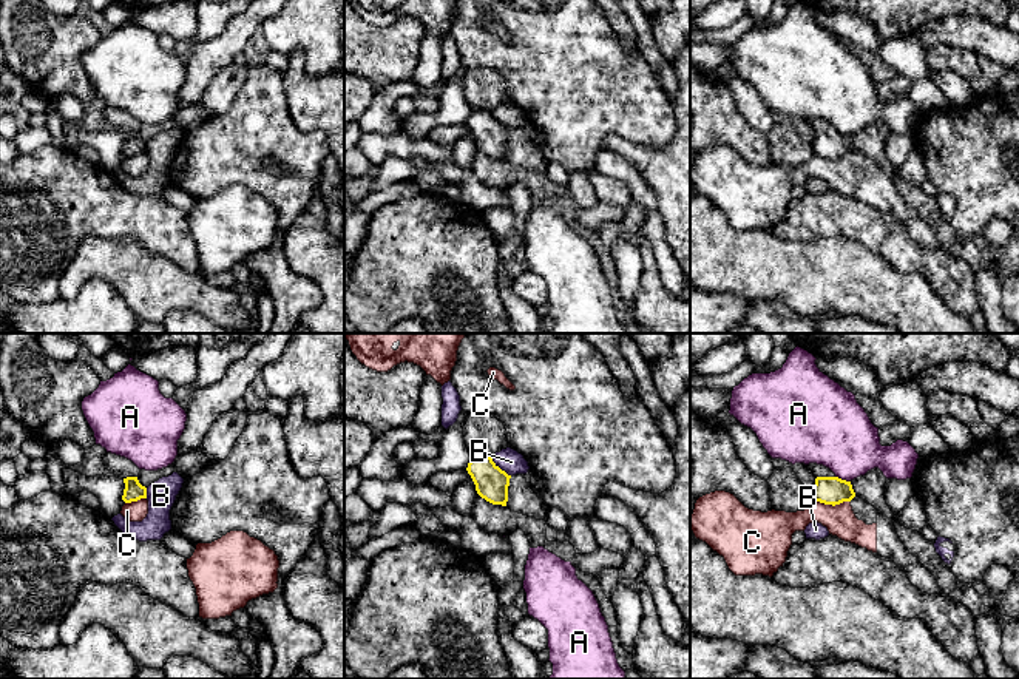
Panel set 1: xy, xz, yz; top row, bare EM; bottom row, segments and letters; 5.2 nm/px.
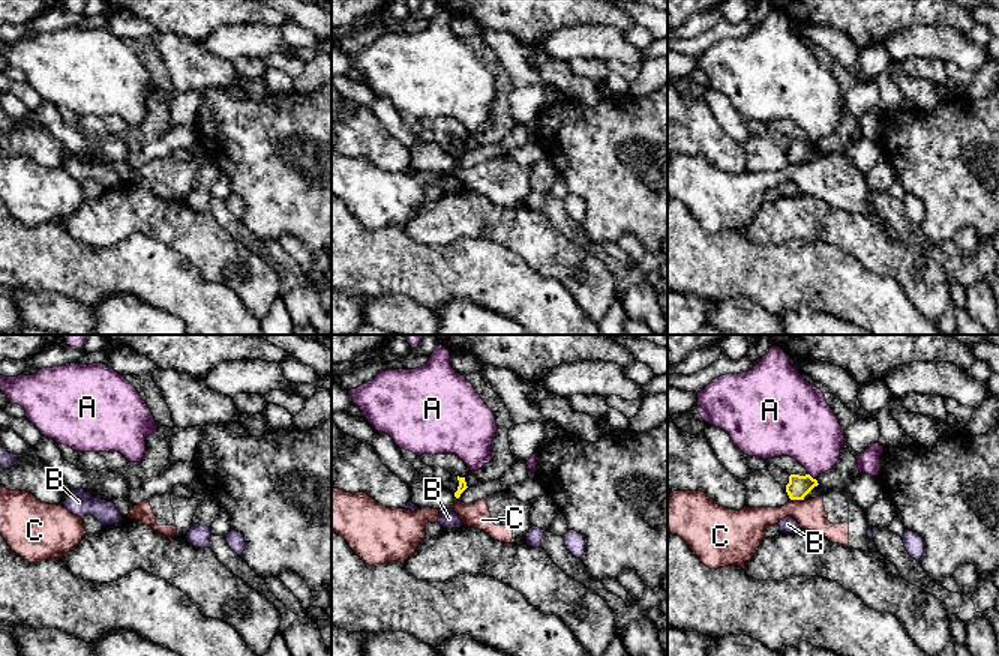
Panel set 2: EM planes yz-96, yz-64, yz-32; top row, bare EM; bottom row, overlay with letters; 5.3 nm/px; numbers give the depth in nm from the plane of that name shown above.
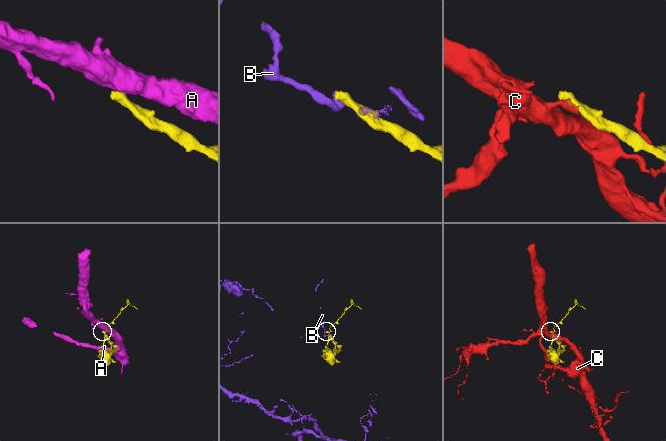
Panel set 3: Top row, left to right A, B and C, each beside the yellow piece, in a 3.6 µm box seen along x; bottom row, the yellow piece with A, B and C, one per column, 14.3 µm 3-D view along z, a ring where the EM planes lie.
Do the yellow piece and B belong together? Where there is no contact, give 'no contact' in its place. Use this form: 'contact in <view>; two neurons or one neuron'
contact in xz; two neurons

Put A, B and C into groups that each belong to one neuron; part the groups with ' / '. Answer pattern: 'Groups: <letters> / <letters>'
Groups: A / B / C

